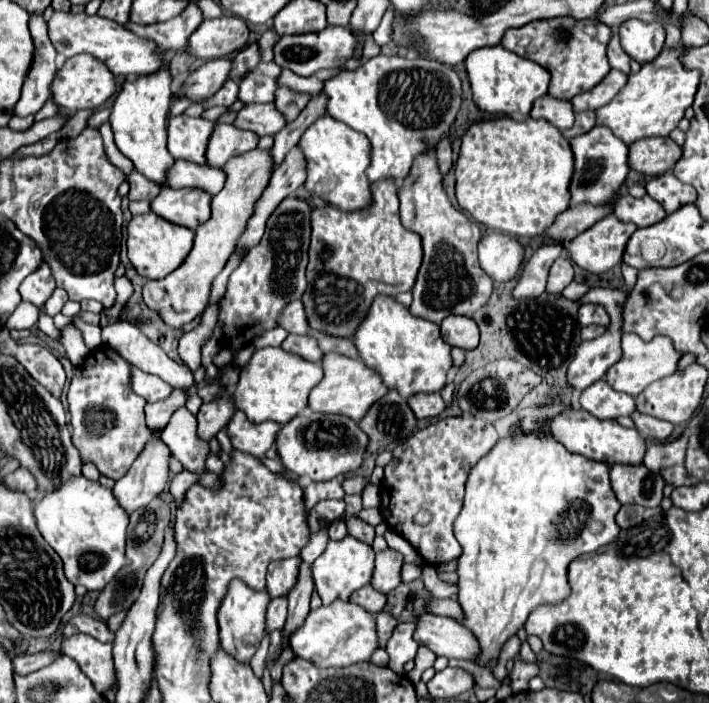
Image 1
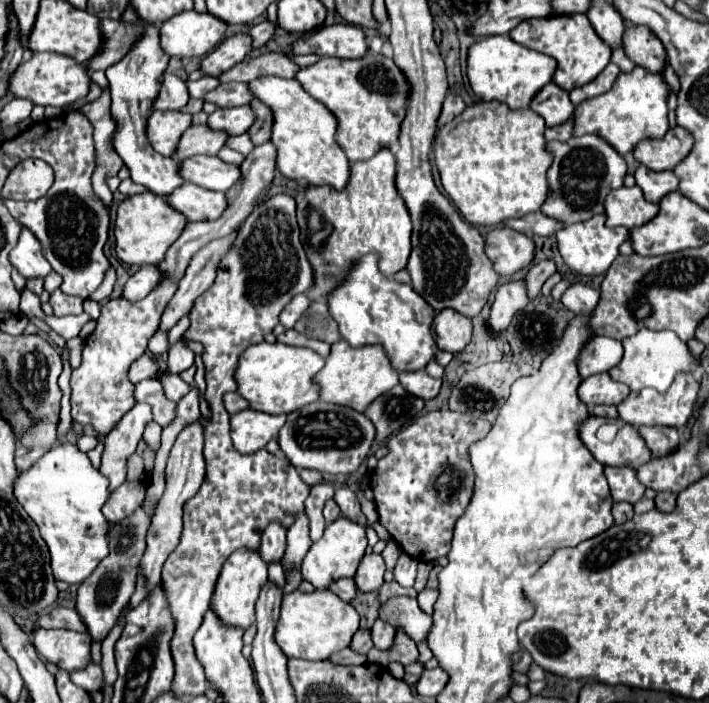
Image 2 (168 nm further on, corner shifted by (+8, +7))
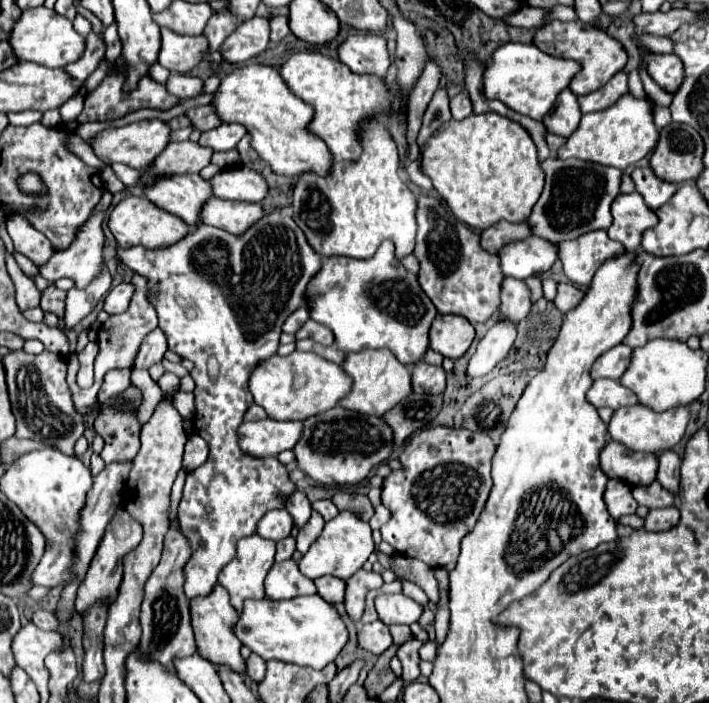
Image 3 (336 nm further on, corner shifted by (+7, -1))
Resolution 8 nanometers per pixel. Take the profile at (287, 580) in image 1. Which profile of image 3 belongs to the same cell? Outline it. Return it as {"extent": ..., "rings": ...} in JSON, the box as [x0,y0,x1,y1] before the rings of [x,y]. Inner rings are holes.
{"extent":[257,508,293,542],"rings":[[[285,508],[269,510],[257,524],[257,534],[261,534],[263,538],[273,538],[275,542],[279,542],[281,538],[287,538],[291,530],[293,530],[293,518]]]}

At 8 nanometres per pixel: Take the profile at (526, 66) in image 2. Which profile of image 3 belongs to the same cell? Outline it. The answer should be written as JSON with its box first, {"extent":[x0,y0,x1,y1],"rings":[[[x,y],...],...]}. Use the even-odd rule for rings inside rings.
{"extent":[483,42,581,120],"rings":[[[507,42],[495,50],[491,62],[487,64],[483,76],[485,96],[491,100],[501,100],[511,110],[531,116],[533,120],[543,120],[551,112],[559,92],[571,84],[577,70],[581,70],[581,64],[575,60],[549,56],[535,44]]]}

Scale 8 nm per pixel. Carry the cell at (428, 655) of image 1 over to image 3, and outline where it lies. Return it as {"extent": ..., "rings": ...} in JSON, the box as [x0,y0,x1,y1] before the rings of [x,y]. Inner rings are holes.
{"extent":[391,624,411,644],"rings":[[[395,624],[395,626],[391,626],[391,636],[393,636],[395,644],[403,644],[403,642],[411,640],[411,630],[409,630],[409,626]]]}

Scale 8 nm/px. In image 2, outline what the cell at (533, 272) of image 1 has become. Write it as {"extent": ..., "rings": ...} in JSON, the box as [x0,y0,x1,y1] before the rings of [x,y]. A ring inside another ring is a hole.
{"extent":[490,280,528,330],"rings":[[[510,280],[498,286],[496,292],[496,300],[492,304],[492,312],[490,312],[490,328],[492,330],[504,330],[510,320],[514,318],[514,314],[518,310],[522,310],[528,304],[528,294],[526,294],[526,282],[522,280]]]}

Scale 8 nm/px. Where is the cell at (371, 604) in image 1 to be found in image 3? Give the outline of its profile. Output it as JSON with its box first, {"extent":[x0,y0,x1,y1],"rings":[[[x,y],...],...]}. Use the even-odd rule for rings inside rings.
{"extent":[315,576,345,604],"rings":[[[321,576],[315,580],[315,586],[317,586],[317,594],[333,604],[333,602],[343,602],[343,594],[345,594],[345,582],[341,578],[335,578],[335,576]]]}

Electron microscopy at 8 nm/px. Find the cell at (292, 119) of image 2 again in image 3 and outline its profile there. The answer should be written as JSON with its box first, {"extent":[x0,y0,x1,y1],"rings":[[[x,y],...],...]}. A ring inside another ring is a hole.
{"extent":[211,64,333,176],"rings":[[[247,64],[243,68],[233,70],[221,84],[217,86],[211,106],[221,122],[237,122],[243,124],[251,136],[251,148],[265,160],[277,174],[283,176],[299,176],[305,170],[313,170],[317,174],[327,174],[333,156],[325,150],[321,138],[313,138],[313,134],[305,134],[305,126],[309,118],[313,118],[313,110],[305,106],[299,98],[289,94],[285,82],[275,68],[263,64]]]}

